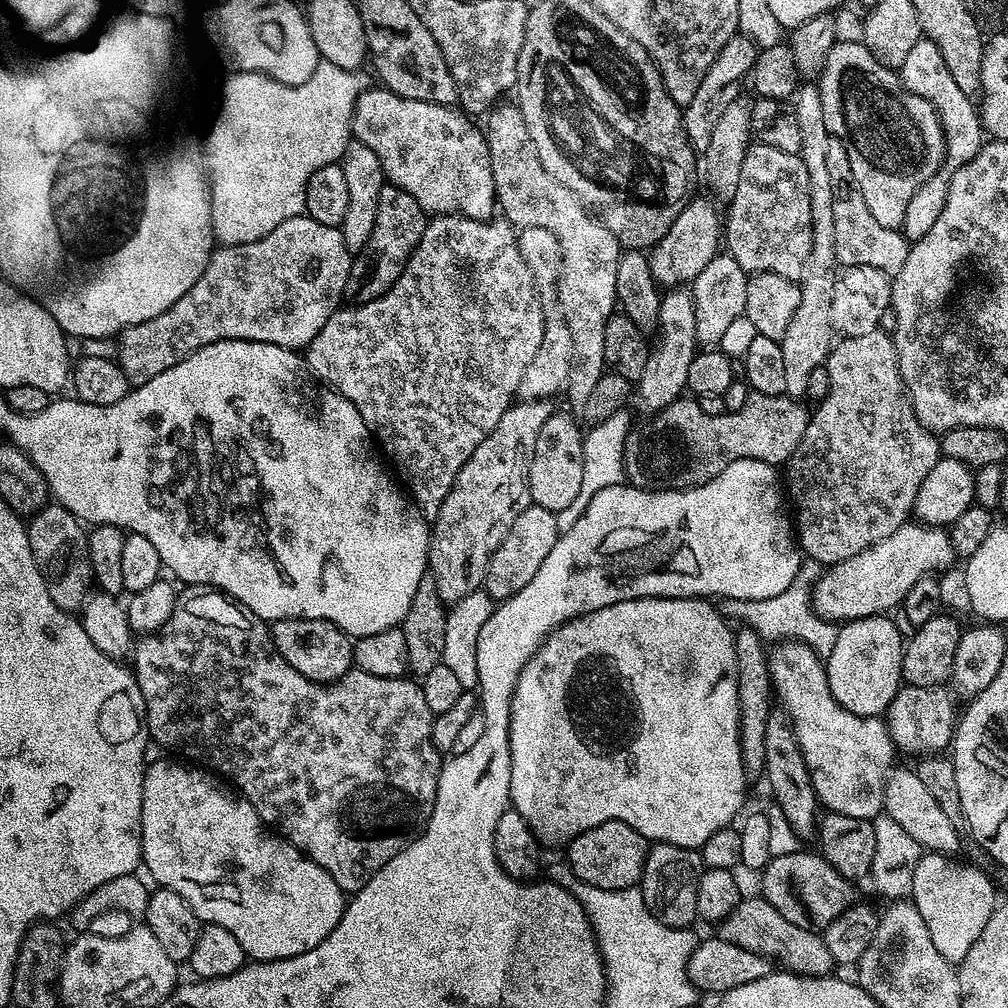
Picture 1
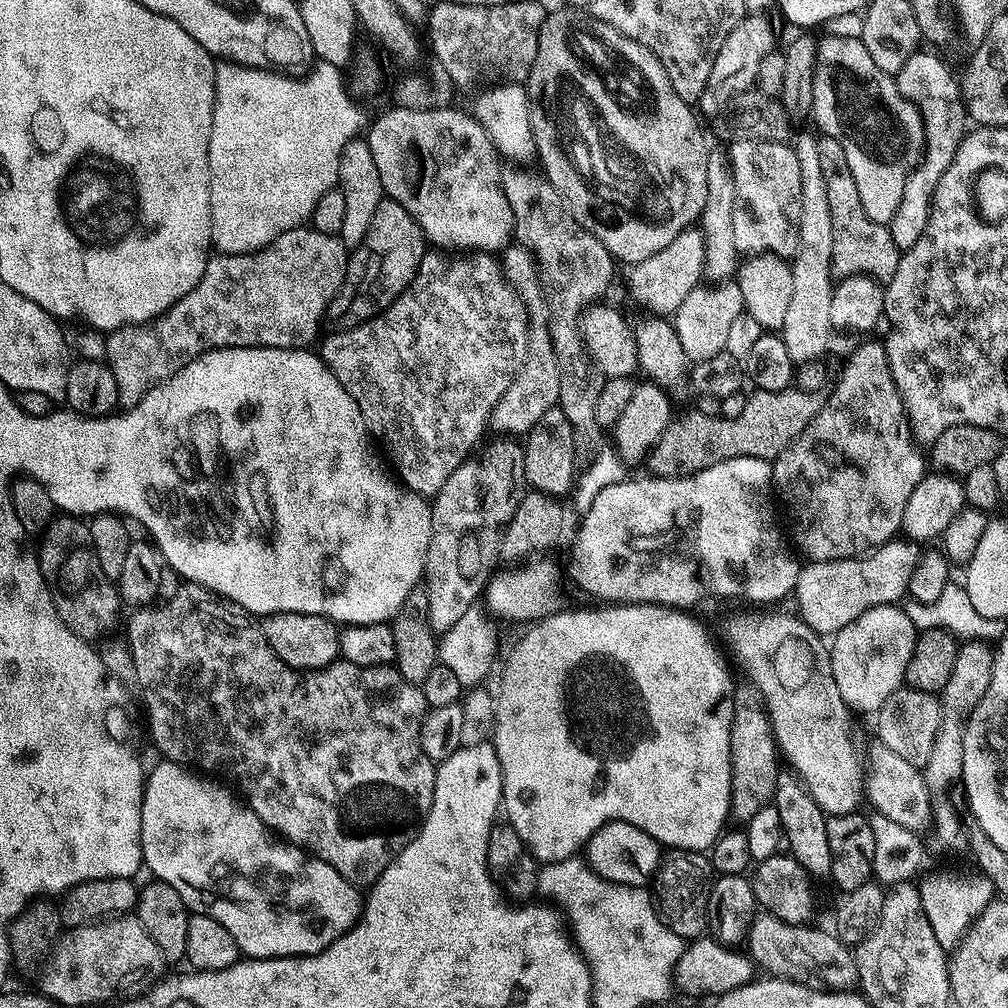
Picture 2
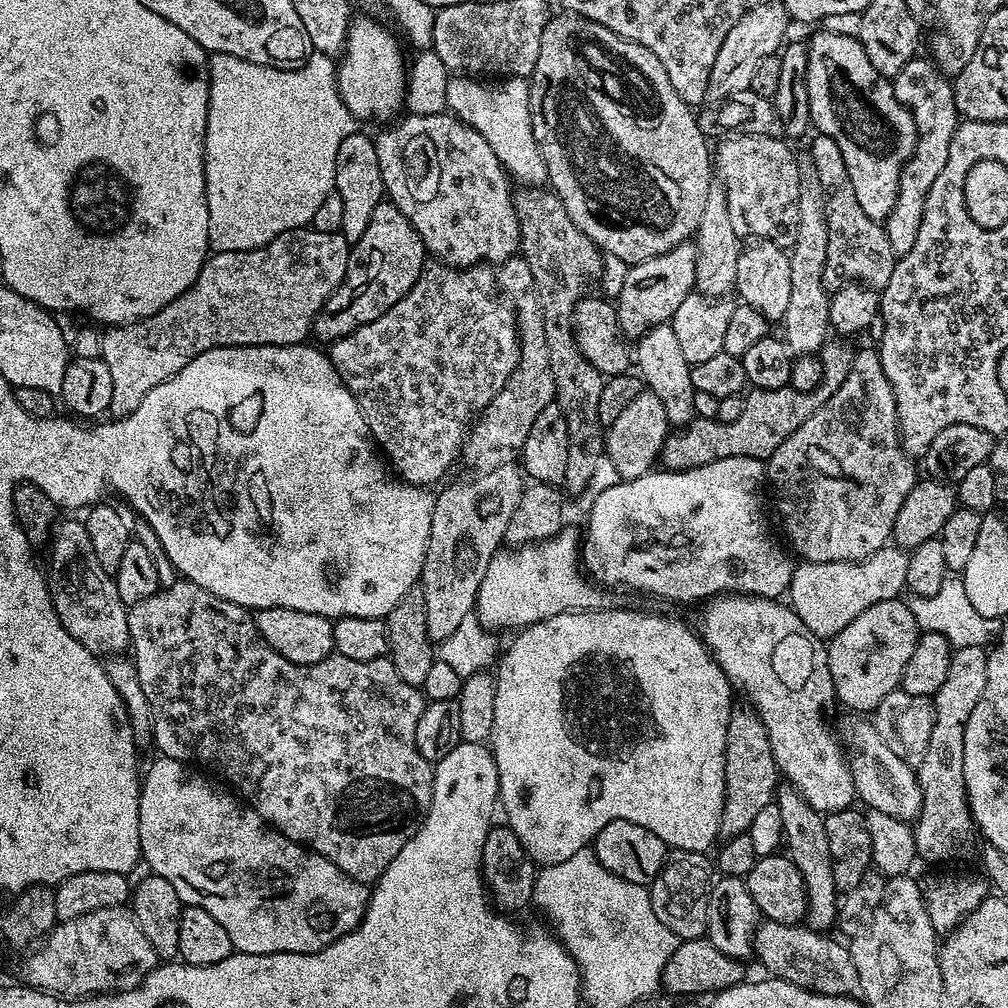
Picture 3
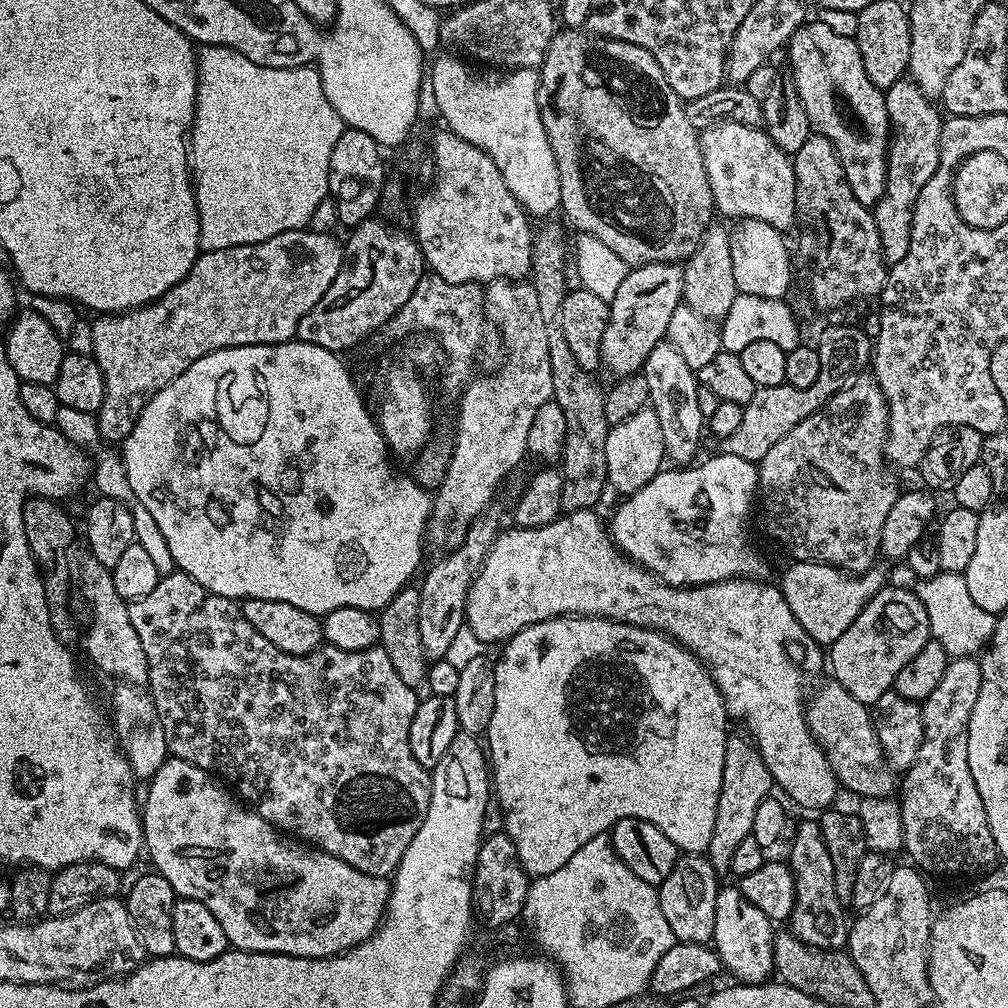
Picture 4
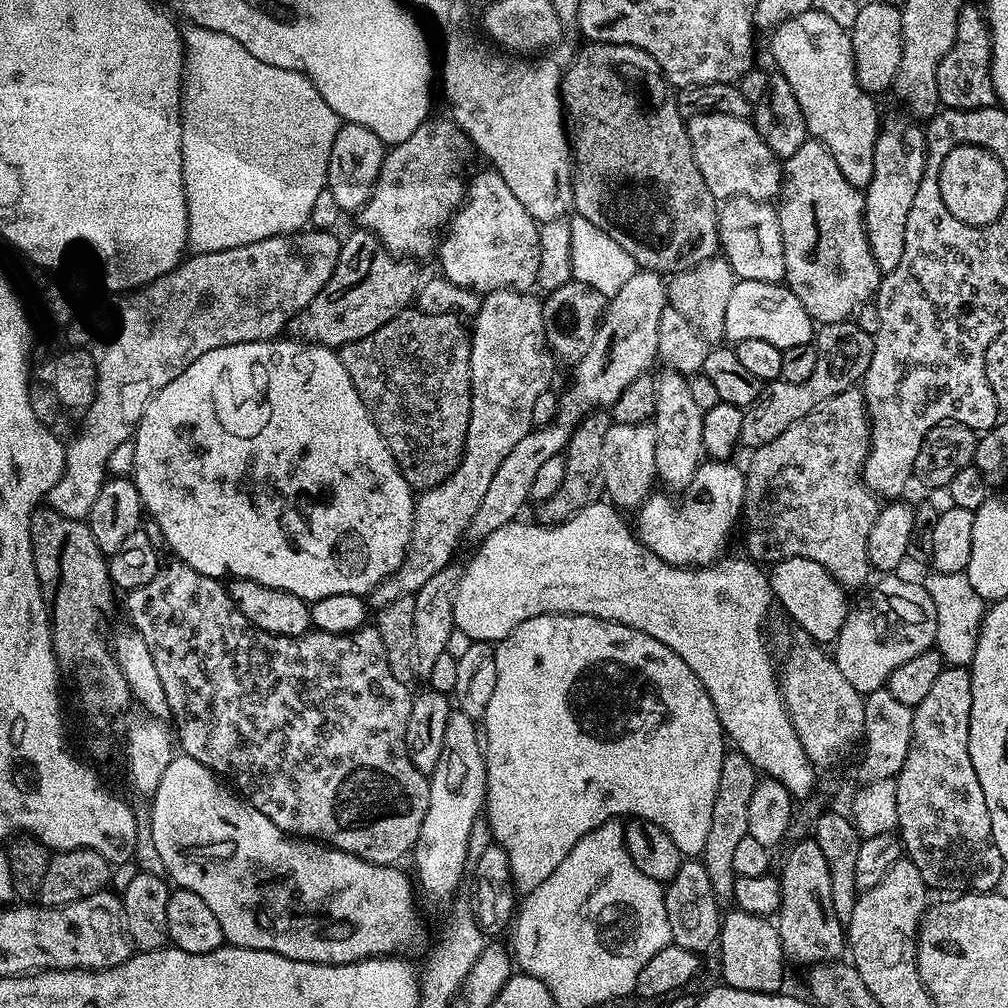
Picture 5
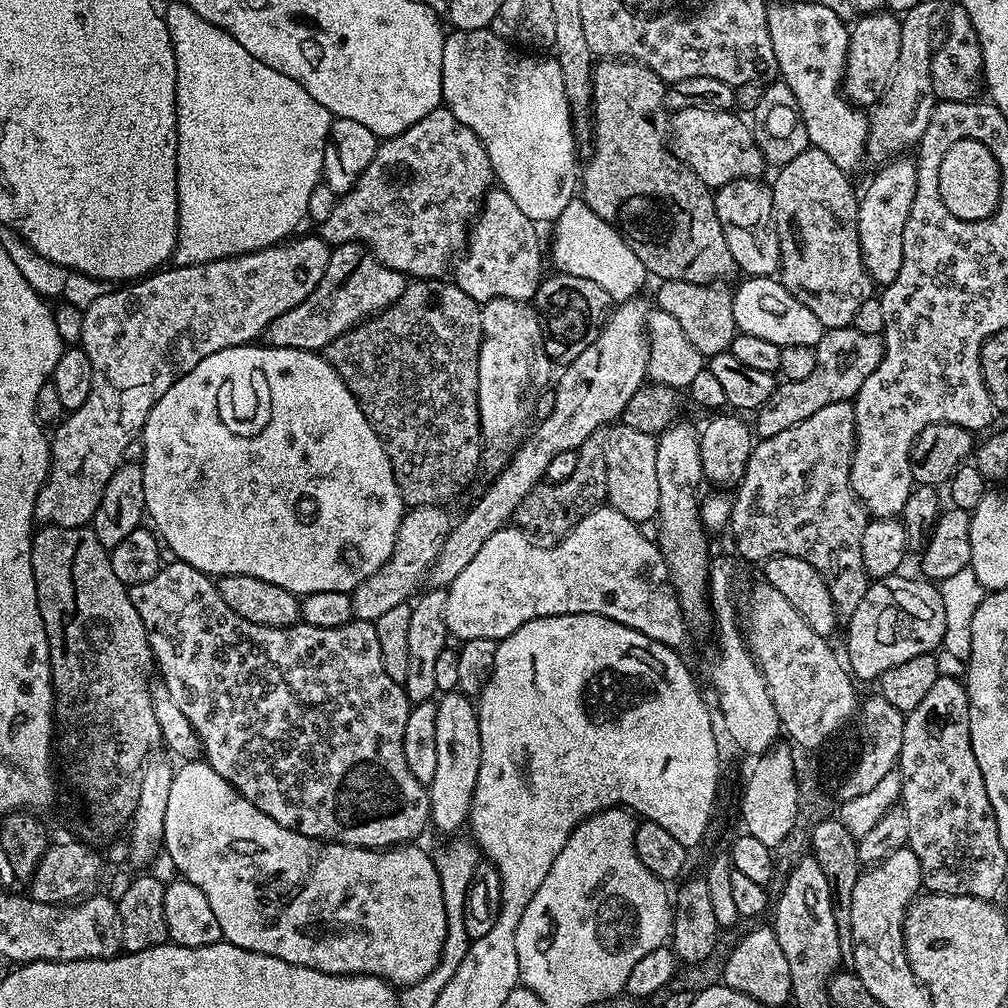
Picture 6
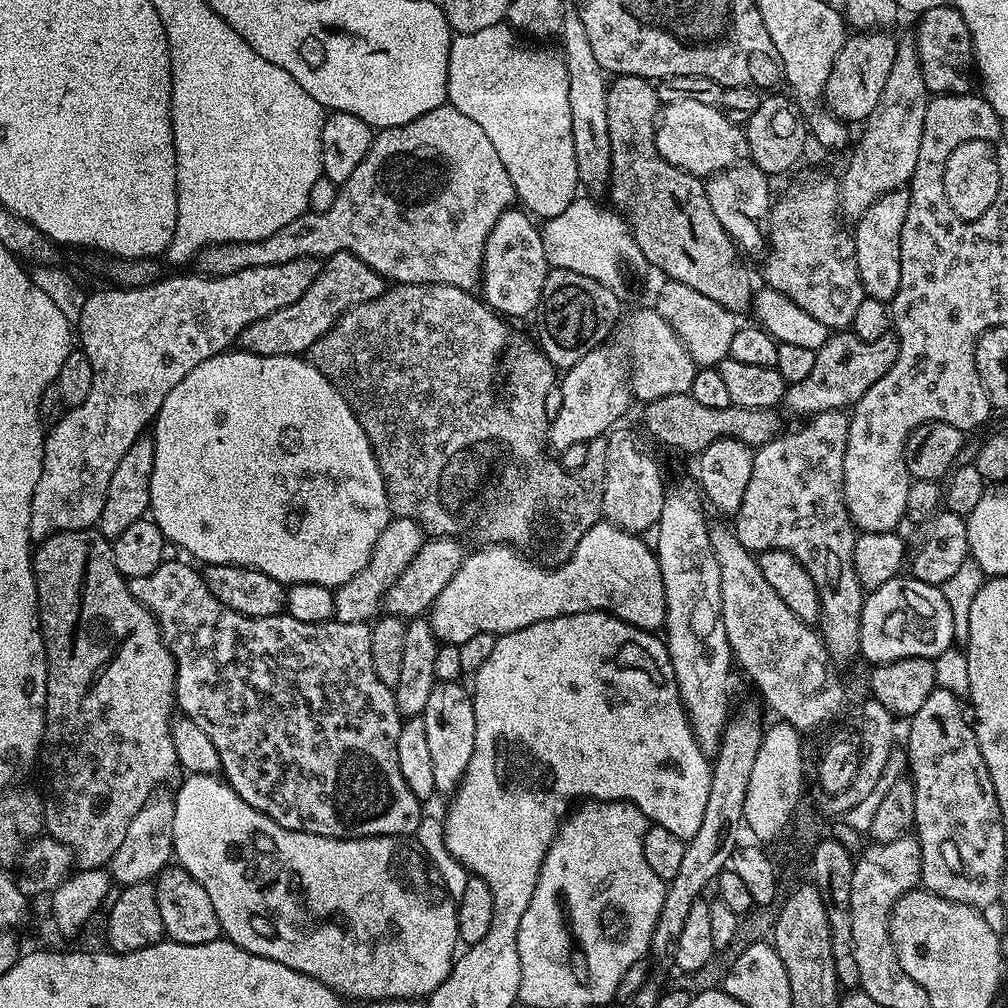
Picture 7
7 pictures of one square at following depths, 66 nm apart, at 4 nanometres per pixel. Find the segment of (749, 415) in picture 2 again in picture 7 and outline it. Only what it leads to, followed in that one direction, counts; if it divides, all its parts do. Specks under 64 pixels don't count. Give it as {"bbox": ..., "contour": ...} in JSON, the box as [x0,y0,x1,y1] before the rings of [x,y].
{"bbox":[783,330,898,417],"contour":[[[840,330],[829,335],[828,340],[820,349],[816,350],[814,367],[810,369],[810,374],[802,382],[794,382],[787,385],[784,390],[783,407],[788,407],[796,416],[811,417],[817,412],[839,412],[851,409],[857,404],[894,366],[894,358],[898,358],[898,340],[895,335],[889,334],[878,338],[874,342],[866,342],[858,338],[850,330]]]}

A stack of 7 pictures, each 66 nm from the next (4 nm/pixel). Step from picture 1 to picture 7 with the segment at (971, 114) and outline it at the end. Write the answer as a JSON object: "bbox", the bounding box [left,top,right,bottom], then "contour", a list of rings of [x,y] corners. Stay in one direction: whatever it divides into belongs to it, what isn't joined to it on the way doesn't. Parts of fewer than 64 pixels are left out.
{"bbox":[852,188,910,302],"contour":[[[904,188],[883,192],[855,221],[852,232],[854,250],[858,258],[858,278],[862,278],[865,296],[890,302],[898,294],[898,282],[902,279],[902,226],[906,222],[906,210],[910,210],[910,198]]]}

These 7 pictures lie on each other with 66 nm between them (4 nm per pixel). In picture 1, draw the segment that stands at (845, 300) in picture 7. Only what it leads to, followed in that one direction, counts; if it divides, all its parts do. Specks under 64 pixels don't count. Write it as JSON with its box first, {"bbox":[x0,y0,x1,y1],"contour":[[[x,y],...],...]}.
{"bbox":[826,138,910,278],"contour":[[[835,138],[830,142],[826,167],[830,169],[830,190],[834,206],[834,250],[837,265],[844,268],[854,266],[876,267],[889,278],[896,276],[898,270],[906,263],[910,241],[903,231],[887,228],[874,219],[866,206],[866,198],[862,198],[862,190],[858,190],[858,182],[854,182],[854,170],[850,170],[850,154],[846,154],[846,146]]]}

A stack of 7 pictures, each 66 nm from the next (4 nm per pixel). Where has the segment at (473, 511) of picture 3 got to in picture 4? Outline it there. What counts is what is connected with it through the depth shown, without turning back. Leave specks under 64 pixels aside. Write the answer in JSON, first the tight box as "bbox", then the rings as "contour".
{"bbox":[418,519,498,661],"contour":[[[488,519],[472,521],[460,545],[451,549],[447,553],[449,556],[434,561],[429,566],[424,581],[419,581],[418,635],[422,638],[422,650],[429,661],[445,659],[447,650],[453,643],[453,637],[466,624],[464,611],[468,601],[468,591],[474,578],[480,573],[486,554],[498,535],[495,522]]]}

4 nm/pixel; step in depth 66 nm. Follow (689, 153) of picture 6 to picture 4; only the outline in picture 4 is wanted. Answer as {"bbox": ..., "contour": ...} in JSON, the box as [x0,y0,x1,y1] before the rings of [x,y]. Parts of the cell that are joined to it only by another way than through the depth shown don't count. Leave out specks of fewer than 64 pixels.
{"bbox":[700,120,798,230],"contour":[[[725,120],[709,124],[700,132],[702,162],[706,162],[706,178],[710,178],[712,202],[717,213],[736,220],[761,220],[770,226],[788,230],[798,218],[796,210],[796,175],[793,157],[771,140],[763,127],[751,128]]]}

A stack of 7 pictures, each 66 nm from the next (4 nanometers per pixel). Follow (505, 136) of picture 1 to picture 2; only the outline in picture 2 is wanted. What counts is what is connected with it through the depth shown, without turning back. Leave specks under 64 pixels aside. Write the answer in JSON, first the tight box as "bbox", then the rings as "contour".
{"bbox":[500,167,618,454],"contour":[[[501,167],[500,185],[506,194],[506,202],[510,202],[510,210],[514,214],[512,227],[515,239],[534,253],[540,269],[544,297],[550,310],[548,329],[552,334],[554,354],[558,358],[558,366],[560,367],[559,408],[565,412],[570,420],[570,425],[573,426],[574,446],[577,453],[592,454],[602,444],[600,441],[602,430],[594,418],[594,402],[598,402],[598,393],[601,392],[606,377],[588,354],[588,347],[584,344],[582,317],[589,308],[605,299],[604,295],[607,294],[608,287],[612,284],[612,275],[615,274],[616,268],[618,269],[618,264],[608,253],[606,246],[602,246],[602,242],[598,242],[595,234],[572,217],[572,209],[565,204],[563,196],[548,181],[548,177],[539,171],[536,172],[531,172],[528,168]]]}

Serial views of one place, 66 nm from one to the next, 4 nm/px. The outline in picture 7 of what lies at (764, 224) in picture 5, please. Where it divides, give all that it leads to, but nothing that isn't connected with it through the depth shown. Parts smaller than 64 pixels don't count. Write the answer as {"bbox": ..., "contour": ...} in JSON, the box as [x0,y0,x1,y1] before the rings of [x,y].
{"bbox":[704,162,774,257],"contour":[[[741,162],[707,177],[704,185],[706,198],[710,198],[710,206],[714,209],[718,222],[722,222],[726,234],[735,242],[741,253],[749,257],[759,257],[766,248],[764,223],[769,219],[774,203],[773,197],[768,197],[768,184],[770,178],[759,166],[751,162]]]}

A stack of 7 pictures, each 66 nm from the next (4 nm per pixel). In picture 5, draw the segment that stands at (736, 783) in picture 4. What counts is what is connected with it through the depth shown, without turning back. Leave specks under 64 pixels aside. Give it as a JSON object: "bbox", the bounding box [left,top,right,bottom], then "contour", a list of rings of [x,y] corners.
{"bbox":[702,750,758,902],"contour":[[[735,750],[725,751],[722,762],[722,774],[718,774],[718,794],[714,794],[714,814],[710,814],[710,834],[706,834],[706,846],[702,853],[702,863],[706,866],[706,874],[710,874],[710,886],[714,886],[716,899],[721,902],[732,900],[736,871],[734,870],[734,853],[738,842],[749,836],[748,823],[750,822],[750,798],[758,783],[756,767],[747,760],[741,752]]]}

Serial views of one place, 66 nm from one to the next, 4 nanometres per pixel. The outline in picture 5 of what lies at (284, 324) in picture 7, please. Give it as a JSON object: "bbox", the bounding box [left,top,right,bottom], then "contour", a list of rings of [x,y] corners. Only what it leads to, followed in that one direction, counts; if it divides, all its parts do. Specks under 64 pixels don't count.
{"bbox":[286,231,422,350],"contour":[[[355,231],[343,237],[330,282],[314,294],[310,306],[288,323],[286,332],[291,339],[339,350],[345,344],[374,334],[378,326],[386,326],[390,318],[417,299],[422,276],[416,273],[412,265],[415,263],[408,258],[393,256],[373,232]]]}

